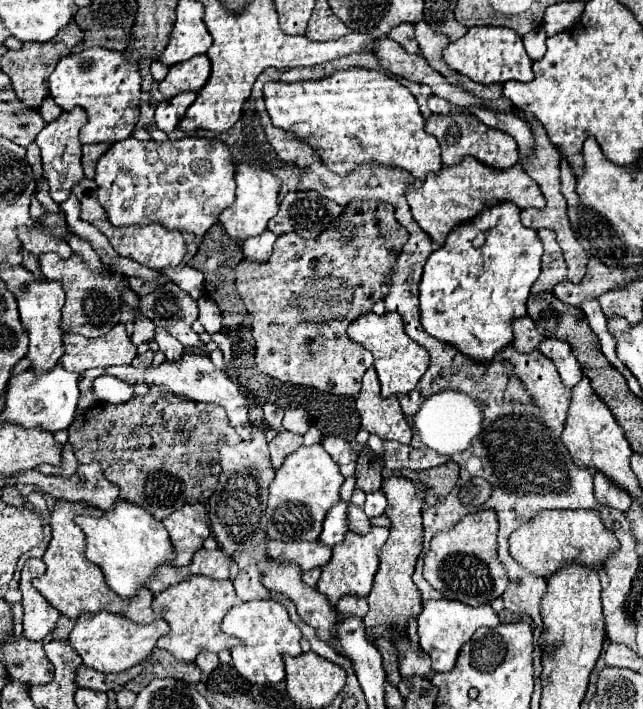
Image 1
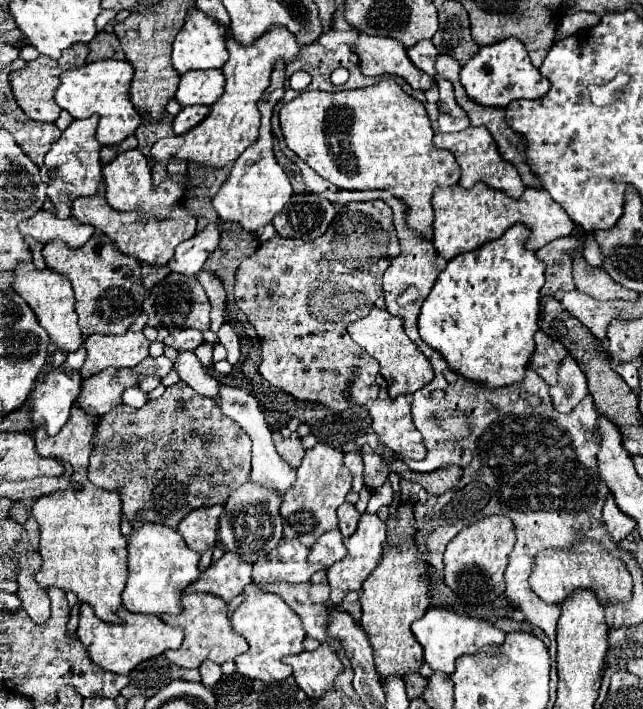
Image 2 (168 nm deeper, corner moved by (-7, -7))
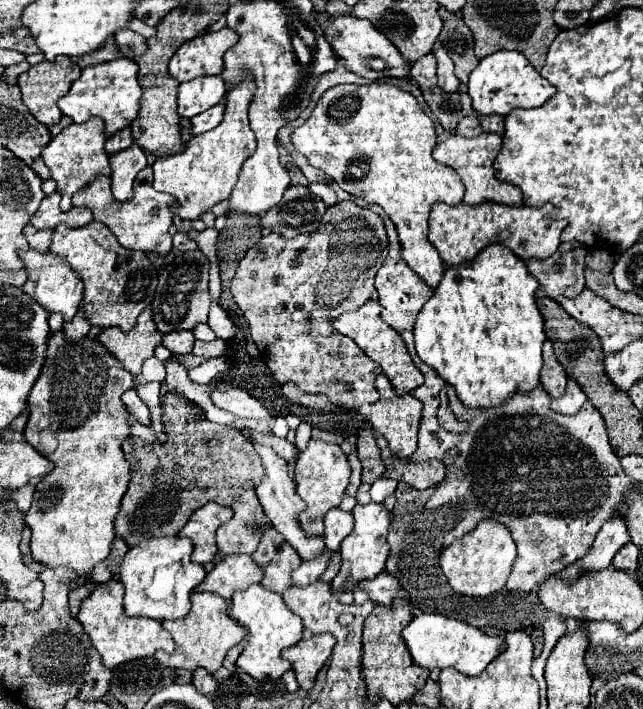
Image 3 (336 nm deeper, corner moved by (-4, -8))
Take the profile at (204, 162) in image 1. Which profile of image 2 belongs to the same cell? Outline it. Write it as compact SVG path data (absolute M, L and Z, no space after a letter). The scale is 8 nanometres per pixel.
M127 151L117 155L111 163L103 167L103 181L105 181L105 197L107 203L119 211L119 213L137 213L141 217L157 217L157 219L167 219L171 211L179 205L185 205L189 193L193 191L191 177L189 175L167 175L159 185L153 185L153 175L151 175L151 165L149 159L139 151Z

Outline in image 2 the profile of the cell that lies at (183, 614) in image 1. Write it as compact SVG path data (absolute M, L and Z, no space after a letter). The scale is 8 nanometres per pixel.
M185 593L181 597L181 613L179 615L161 615L161 619L167 625L181 627L185 631L183 645L177 650L167 650L165 655L179 667L195 669L205 659L211 659L215 663L225 663L229 659L235 659L237 655L247 651L247 641L231 631L231 623L227 617L227 603L211 593Z

